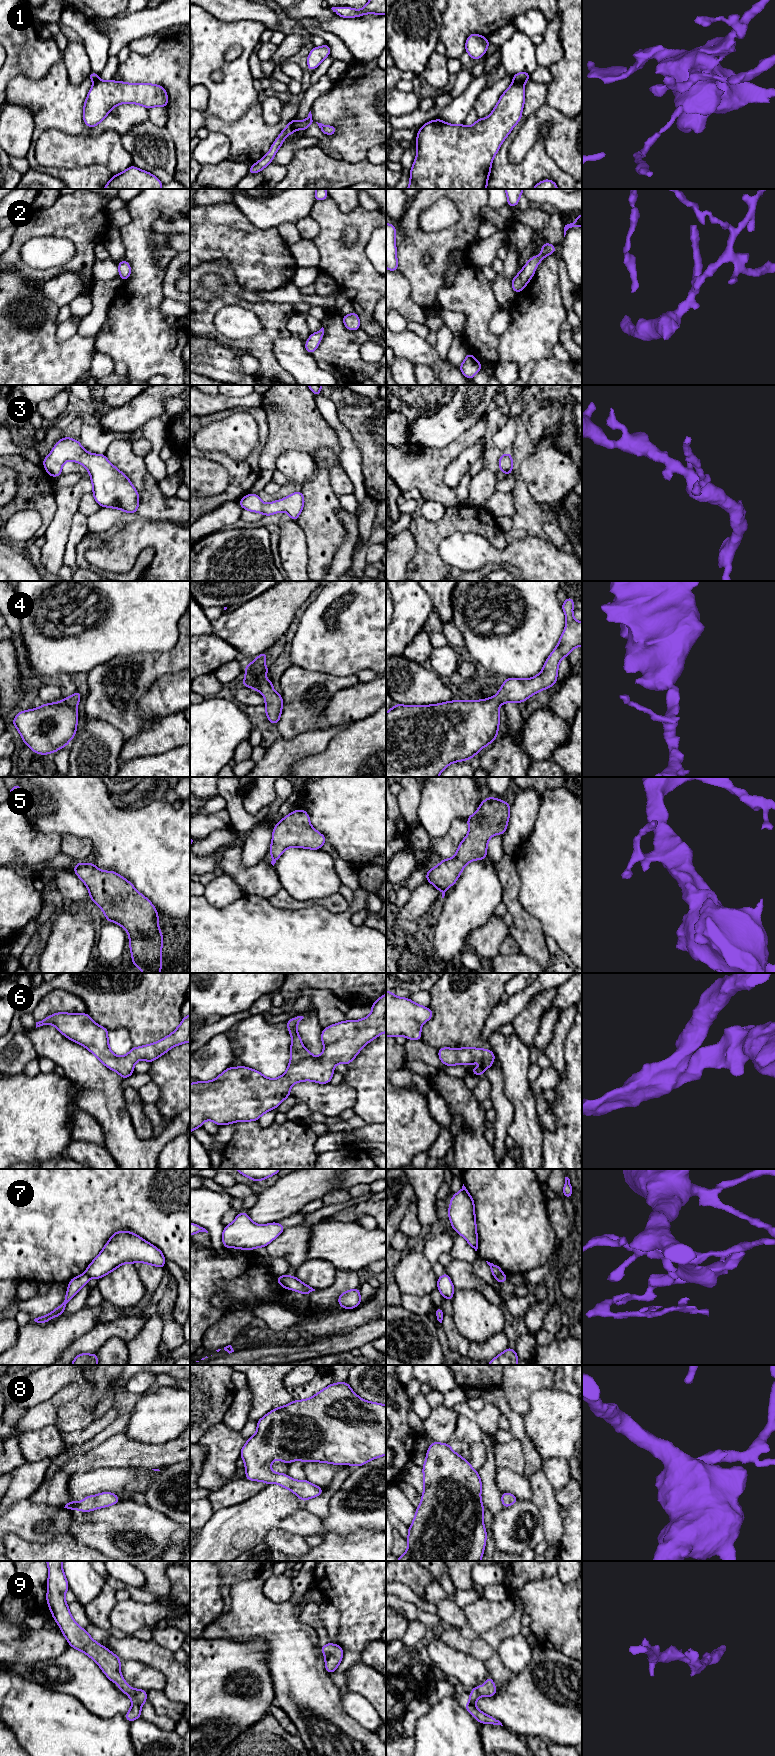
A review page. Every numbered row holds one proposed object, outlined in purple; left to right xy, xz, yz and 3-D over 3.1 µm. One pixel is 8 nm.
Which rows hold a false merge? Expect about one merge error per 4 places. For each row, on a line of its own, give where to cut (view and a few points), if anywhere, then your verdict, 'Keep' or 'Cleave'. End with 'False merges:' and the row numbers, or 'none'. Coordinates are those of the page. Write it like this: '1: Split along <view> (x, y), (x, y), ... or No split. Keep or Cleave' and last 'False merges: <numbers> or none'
1: Split along yz (513, 80), (523, 83). Cleave
2: No split. Keep
3: No split. Keep
4: No split. Keep
5: No split. Keep
6: No split. Keep
7: Split along yz (502, 1273), (494, 1276). Cleave
8: No split. Keep
9: No split. Keep
False merges: 1, 7

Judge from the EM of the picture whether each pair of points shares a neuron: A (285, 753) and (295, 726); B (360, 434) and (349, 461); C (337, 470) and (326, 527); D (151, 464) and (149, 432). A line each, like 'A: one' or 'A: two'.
A: two
B: two
C: two
D: one

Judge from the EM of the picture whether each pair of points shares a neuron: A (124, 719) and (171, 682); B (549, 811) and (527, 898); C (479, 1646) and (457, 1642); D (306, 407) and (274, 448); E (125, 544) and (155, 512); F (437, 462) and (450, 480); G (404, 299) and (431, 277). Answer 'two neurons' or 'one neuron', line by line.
A: two neurons
B: one neuron
C: one neuron
D: one neuron
E: two neurons
F: two neurons
G: two neurons

